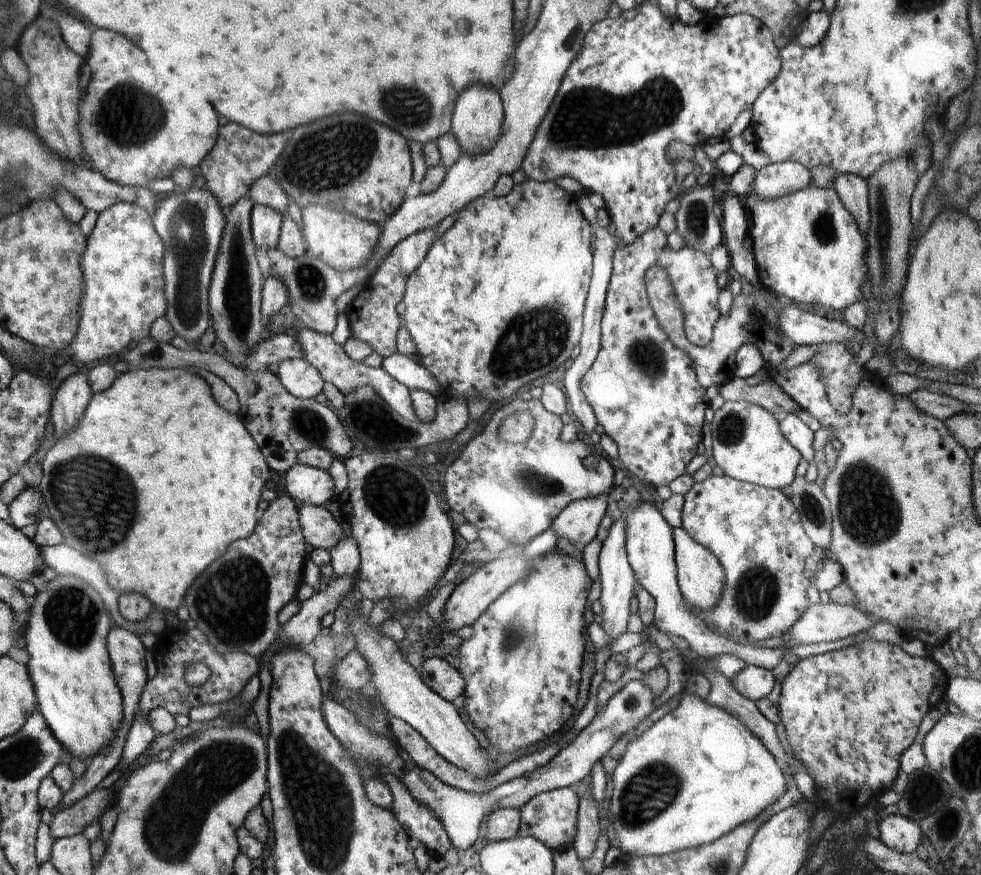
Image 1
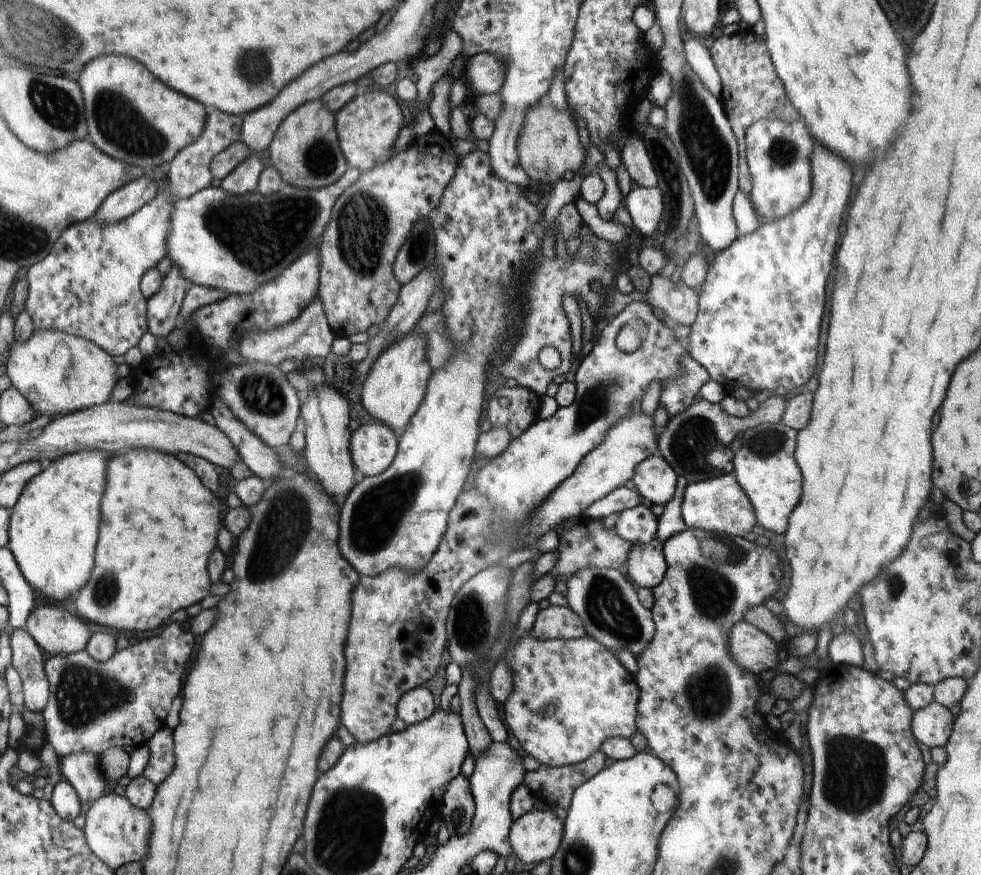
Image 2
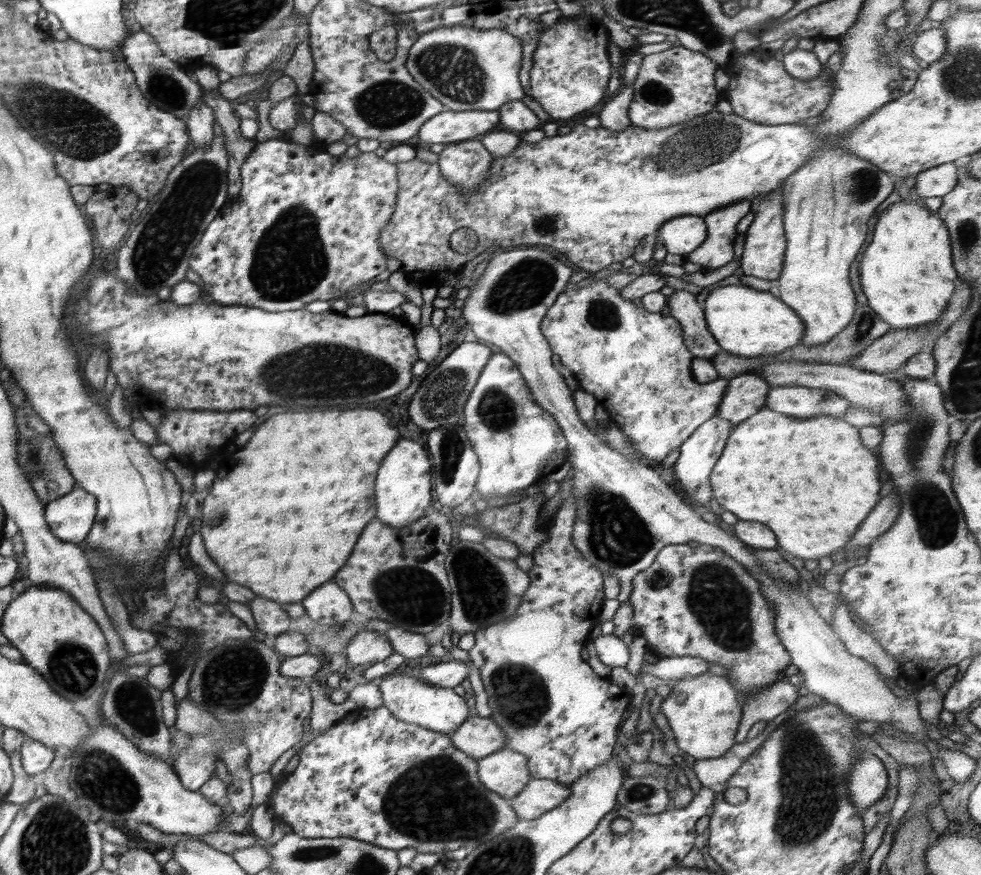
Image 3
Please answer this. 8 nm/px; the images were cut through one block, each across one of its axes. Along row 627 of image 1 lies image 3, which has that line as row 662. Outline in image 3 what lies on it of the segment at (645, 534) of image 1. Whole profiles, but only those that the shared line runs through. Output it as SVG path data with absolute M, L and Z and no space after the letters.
M694 656L659 657L654 664L644 664L640 672L653 674L660 679L684 679L708 671L710 662Z

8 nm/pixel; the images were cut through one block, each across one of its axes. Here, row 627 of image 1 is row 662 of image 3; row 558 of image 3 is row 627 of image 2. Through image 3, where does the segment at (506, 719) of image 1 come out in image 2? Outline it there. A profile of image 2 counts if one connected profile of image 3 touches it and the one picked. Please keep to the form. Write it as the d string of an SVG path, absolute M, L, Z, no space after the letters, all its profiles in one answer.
M553 605L539 610L531 632L534 632L534 636L540 640L554 640L554 638L569 640L588 636L576 612L569 607Z

